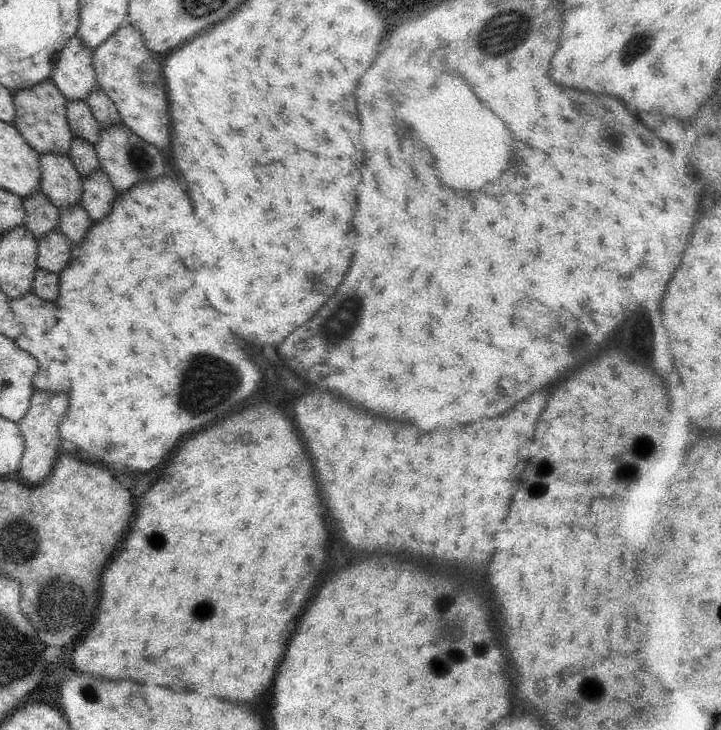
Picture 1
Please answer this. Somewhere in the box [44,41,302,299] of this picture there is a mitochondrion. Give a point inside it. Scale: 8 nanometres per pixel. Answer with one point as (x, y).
(138, 158)

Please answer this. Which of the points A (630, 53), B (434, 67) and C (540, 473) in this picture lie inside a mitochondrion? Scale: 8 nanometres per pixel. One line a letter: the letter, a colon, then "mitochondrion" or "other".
A: mitochondrion
B: other
C: mitochondrion

